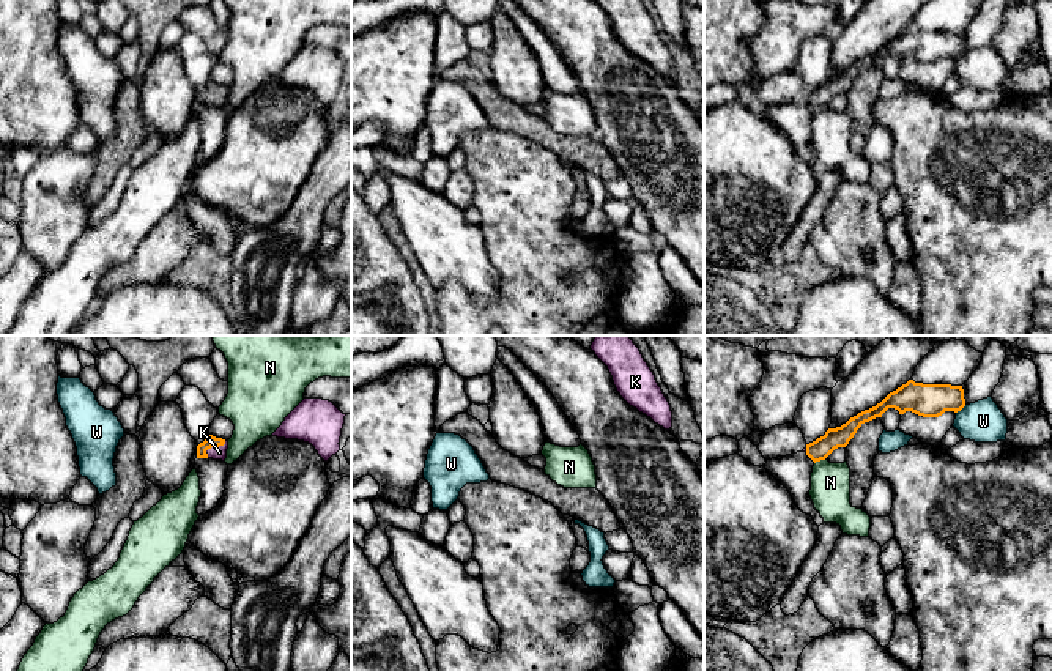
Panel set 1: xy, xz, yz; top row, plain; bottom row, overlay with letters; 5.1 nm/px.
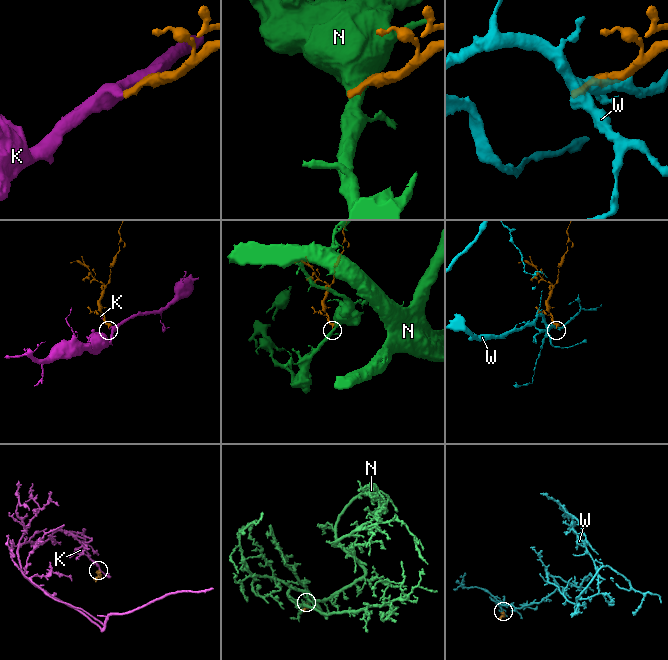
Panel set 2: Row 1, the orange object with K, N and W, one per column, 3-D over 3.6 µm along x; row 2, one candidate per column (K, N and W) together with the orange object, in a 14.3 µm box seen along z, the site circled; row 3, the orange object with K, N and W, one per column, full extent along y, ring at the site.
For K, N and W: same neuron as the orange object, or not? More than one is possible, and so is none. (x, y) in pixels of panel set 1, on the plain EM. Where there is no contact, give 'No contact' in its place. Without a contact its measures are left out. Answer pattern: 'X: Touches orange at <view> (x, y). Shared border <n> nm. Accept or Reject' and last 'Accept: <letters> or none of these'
K: Touches orange at xy (213, 93). Shared border 130 nm. Accept
N: Touches orange at yz (819, 107). Shared border 60 nm. Reject
W: Touches orange at yz (961, 55). Shared border 70 nm. Reject
Accept: K

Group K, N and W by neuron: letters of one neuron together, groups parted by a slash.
K / N / W

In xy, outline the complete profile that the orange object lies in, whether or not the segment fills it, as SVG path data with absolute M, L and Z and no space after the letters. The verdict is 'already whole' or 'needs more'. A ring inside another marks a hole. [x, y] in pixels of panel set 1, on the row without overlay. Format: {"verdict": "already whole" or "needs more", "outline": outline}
{"verdict": "needs more", "outline": "M208 82L203 90L197 93L197 106L225 107L228 96L228 87Z"}

